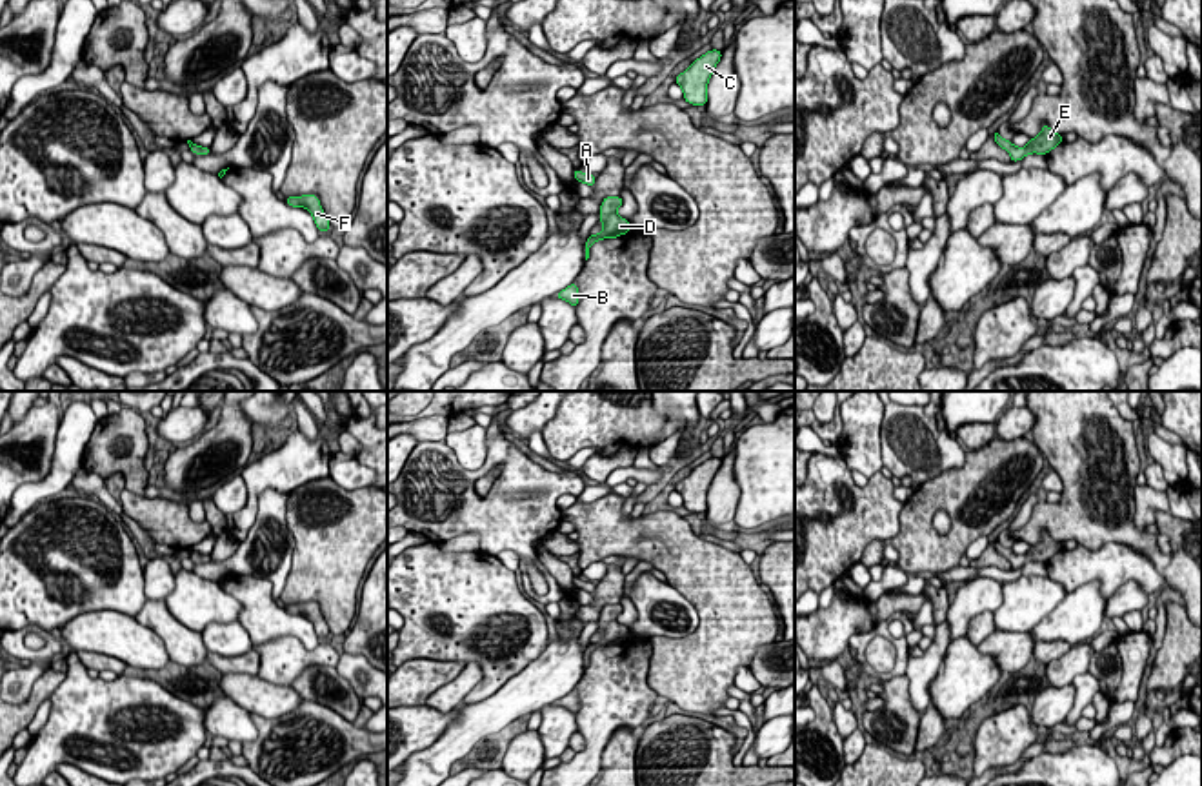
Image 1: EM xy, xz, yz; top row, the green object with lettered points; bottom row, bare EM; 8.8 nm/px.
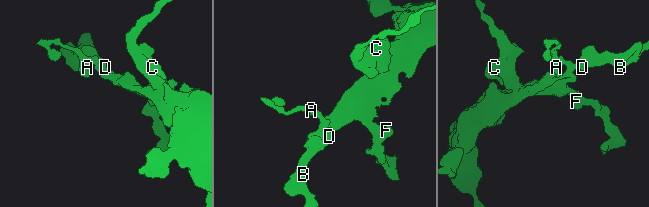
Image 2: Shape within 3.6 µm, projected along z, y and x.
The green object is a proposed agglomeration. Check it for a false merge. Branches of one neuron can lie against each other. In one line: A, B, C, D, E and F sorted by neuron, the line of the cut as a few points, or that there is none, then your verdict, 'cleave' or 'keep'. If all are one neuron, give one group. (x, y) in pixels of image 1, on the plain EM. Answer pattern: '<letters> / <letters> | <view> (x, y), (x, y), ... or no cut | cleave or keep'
A B C D E F | no cut | keep

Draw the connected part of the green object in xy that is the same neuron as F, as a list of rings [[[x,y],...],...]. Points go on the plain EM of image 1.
[[[316,602],[287,604],[284,608],[293,615],[306,615],[313,622],[313,628],[320,640],[331,639],[327,622],[324,620]]]

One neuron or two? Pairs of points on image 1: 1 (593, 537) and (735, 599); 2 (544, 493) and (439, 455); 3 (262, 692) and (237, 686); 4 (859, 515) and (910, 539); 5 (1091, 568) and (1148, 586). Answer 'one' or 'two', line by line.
1: one
2: one
3: one
4: two
5: one

